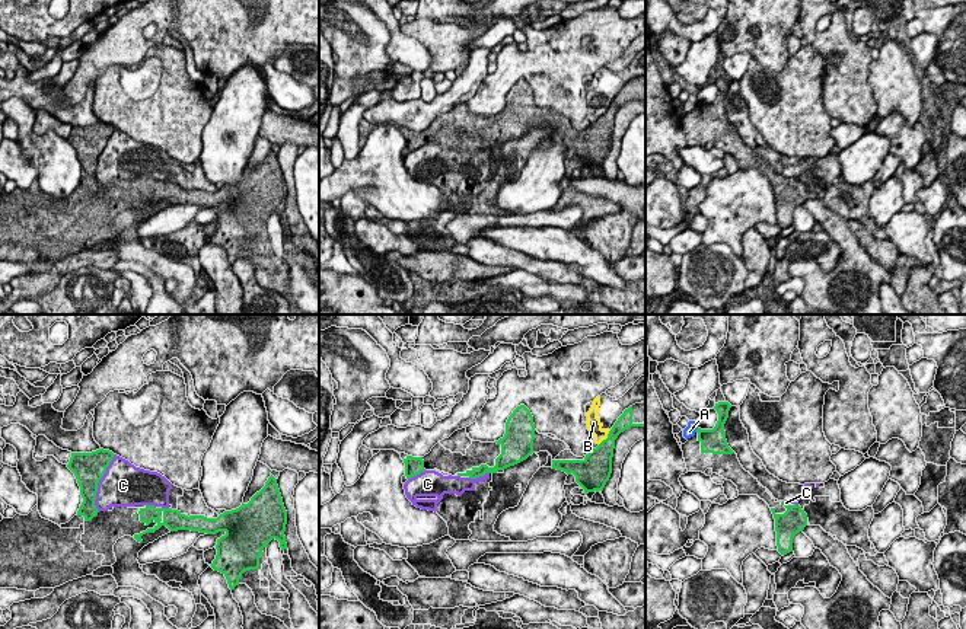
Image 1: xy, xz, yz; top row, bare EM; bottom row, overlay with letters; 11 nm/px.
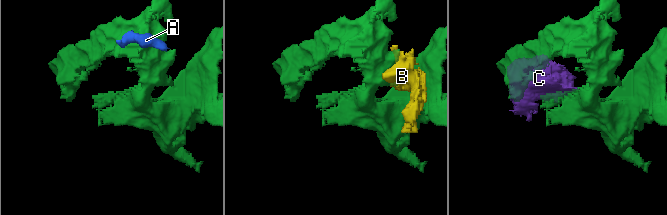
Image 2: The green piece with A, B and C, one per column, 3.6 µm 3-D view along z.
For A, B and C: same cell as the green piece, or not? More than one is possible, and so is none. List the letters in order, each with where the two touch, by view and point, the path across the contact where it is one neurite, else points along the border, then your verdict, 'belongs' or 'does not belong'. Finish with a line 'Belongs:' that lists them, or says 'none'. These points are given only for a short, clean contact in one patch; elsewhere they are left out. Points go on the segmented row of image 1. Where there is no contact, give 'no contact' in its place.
A: contact yz (697, 430); border yz (698, 428), (695, 431); does not belong
B: contact xz (608, 437); does not belong
C: contact xy (98, 482); does not belong
Belongs: none

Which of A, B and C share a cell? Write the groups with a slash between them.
A / B C

